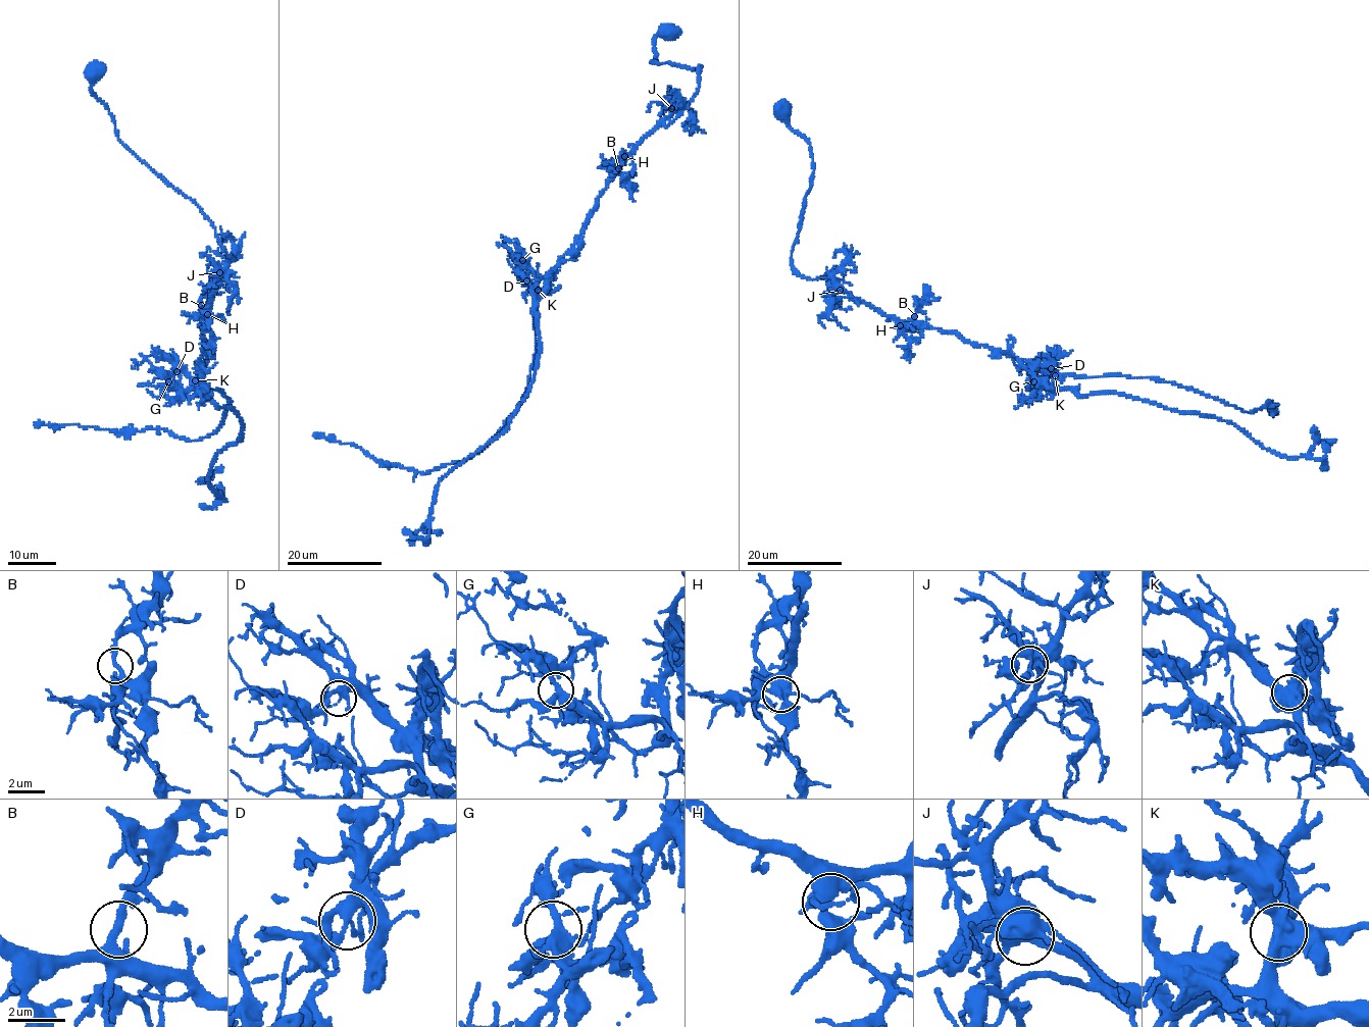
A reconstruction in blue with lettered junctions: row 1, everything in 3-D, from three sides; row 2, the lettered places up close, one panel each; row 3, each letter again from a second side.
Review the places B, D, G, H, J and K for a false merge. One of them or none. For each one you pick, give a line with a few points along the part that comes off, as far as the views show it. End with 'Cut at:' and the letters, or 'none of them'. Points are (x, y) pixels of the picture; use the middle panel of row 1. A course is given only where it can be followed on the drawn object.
K: (538, 290), (534, 312), (538, 362), (525, 399), (509, 425), (440, 480), (427, 538), (417, 540), (404, 529)
Cut at: K

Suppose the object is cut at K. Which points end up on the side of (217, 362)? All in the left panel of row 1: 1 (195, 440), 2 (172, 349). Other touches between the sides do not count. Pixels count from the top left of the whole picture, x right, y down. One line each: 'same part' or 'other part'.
1: same part
2: other part

